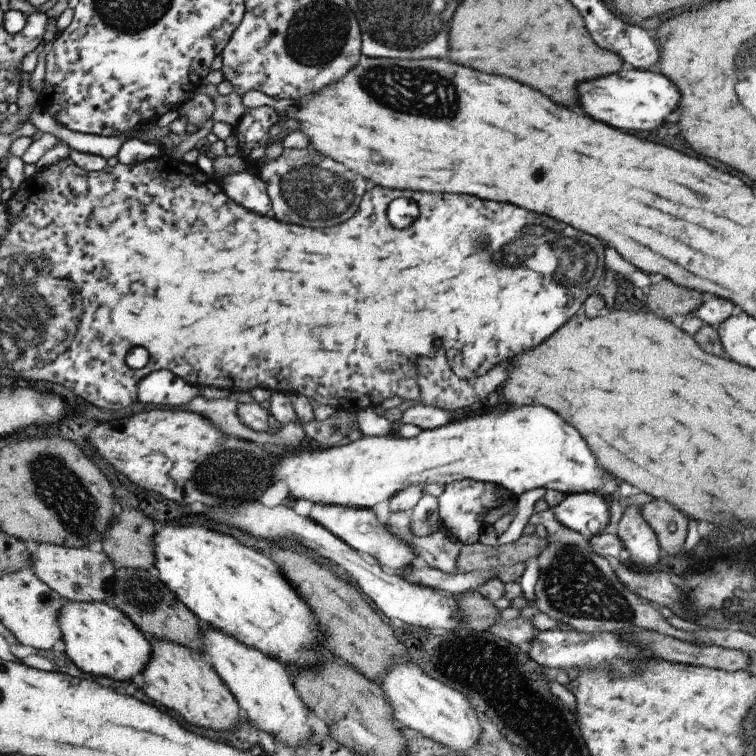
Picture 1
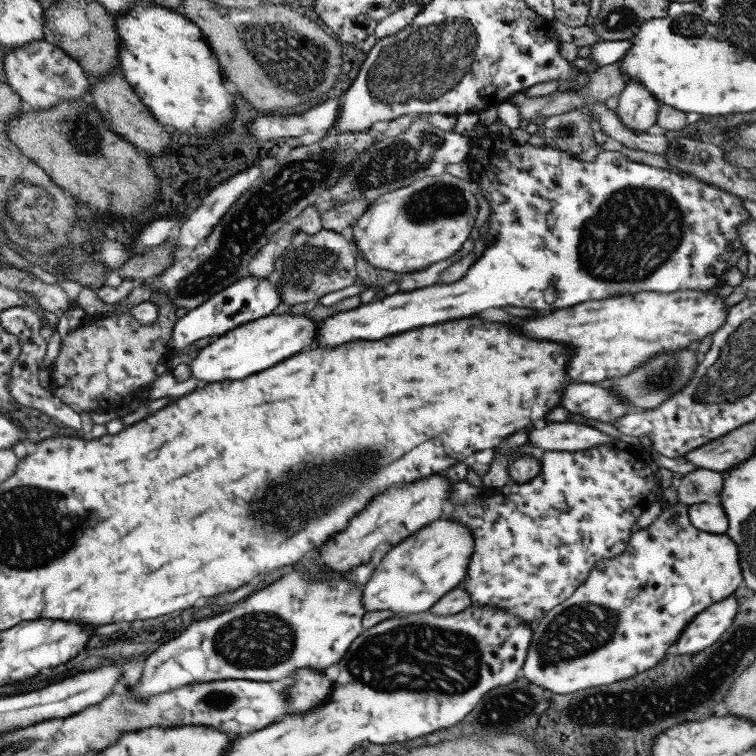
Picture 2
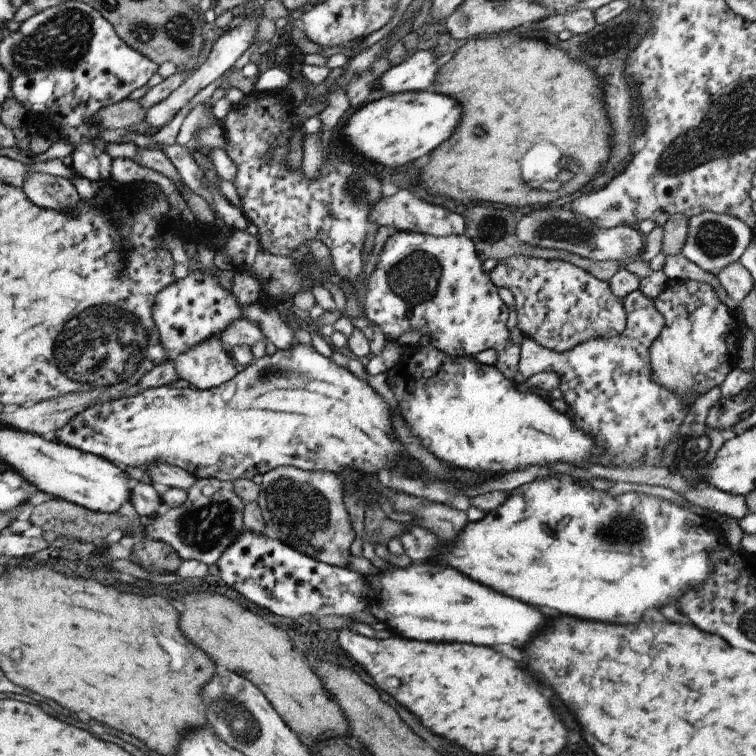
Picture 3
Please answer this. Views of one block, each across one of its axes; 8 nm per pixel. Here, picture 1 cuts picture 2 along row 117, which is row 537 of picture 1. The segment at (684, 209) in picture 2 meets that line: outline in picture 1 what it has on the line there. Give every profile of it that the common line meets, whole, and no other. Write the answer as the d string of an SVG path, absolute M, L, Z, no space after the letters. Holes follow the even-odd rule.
M461 479L460 481L449 483L440 496L437 498L439 503L439 519L441 528L452 534L458 541L465 545L478 543L478 537L483 533L486 526L482 518L492 508L499 507L502 500L500 496L508 496L514 499L512 492L503 487L498 488L496 484L474 481L473 479ZM482 514L484 514L482 516Z

